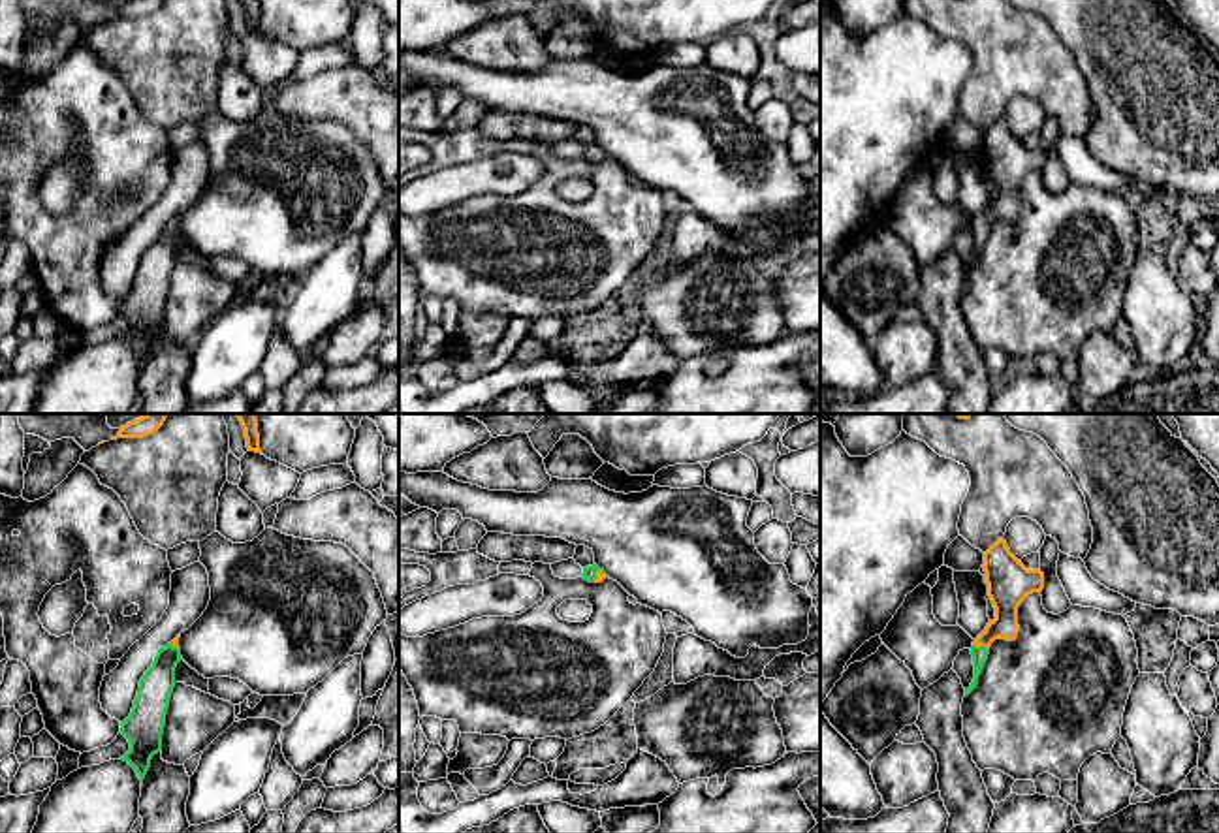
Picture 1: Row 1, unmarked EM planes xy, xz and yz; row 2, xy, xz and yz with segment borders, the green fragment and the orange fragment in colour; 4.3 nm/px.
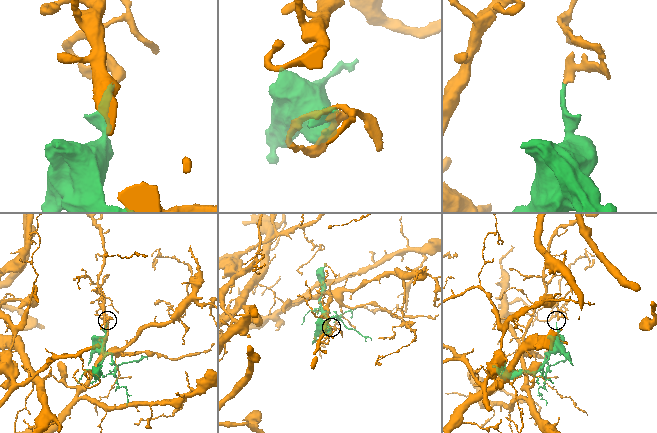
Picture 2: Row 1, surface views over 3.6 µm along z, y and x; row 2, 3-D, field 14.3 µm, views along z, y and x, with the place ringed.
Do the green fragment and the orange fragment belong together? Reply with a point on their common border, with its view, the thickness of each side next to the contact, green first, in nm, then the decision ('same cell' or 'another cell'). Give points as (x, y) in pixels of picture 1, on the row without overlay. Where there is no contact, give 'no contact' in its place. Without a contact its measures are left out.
contact yz (981, 226); calibres 60 and 140 nm; same cell

